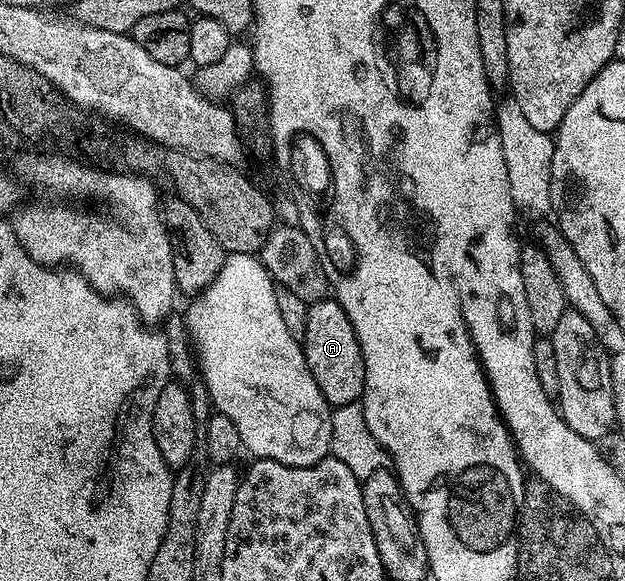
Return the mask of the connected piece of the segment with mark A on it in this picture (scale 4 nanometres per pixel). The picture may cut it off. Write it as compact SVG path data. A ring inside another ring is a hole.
M336 299L315 301L306 311L306 330L301 341L306 366L320 387L320 395L332 407L353 405L362 396L364 387L364 359L356 331L340 303Z

